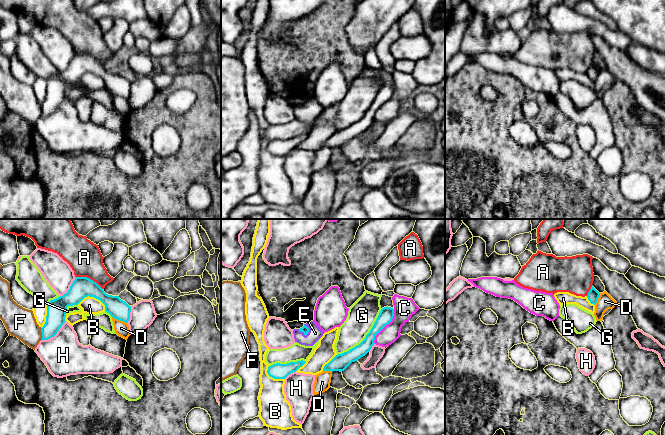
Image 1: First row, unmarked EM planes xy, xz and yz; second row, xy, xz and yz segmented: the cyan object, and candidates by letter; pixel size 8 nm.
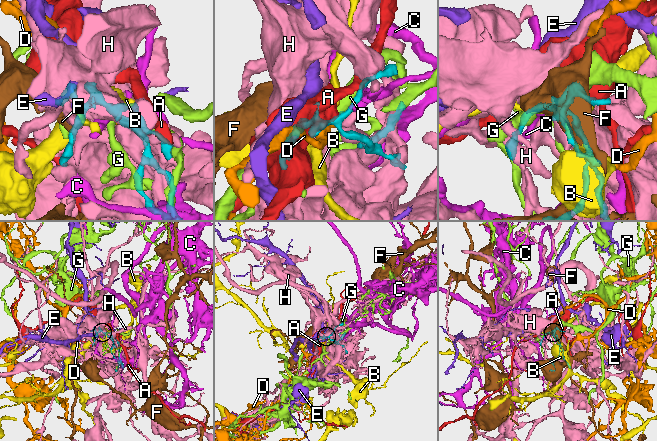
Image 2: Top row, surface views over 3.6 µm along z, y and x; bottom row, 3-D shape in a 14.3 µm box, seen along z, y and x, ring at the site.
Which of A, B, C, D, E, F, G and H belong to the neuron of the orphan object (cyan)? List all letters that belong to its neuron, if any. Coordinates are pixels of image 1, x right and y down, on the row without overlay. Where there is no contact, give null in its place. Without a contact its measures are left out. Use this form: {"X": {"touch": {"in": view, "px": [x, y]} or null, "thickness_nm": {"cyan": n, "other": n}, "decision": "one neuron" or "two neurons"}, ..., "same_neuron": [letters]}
{"A": {"touch": {"in": "xy", "px": [88, 54]}, "thickness_nm": {"cyan": 170, "other": 280}, "decision": "two neurons"}, "B": {"touch": {"in": "xy", "px": [93, 72]}, "thickness_nm": {"cyan": 170, "other": 140}, "decision": "two neurons"}, "C": {"touch": {"in": "xz", "px": [385, 101]}, "thickness_nm": {"cyan": 120, "other": 170}, "decision": "two neurons"}, "D": {"touch": {"in": "xy", "px": [119, 95]}, "thickness_nm": {"cyan": 160, "other": 120}, "decision": "two neurons"}, "E": {"touch": {"in": "xz", "px": [304, 110]}, "thickness_nm": {"cyan": 60, "other": 110}, "decision": "one neuron"}, "F": {"touch": {"in": "xy", "px": [42, 110]}, "thickness_nm": {"cyan": 160, "other": 240}, "decision": "two neurons"}, "G": {"touch": {"in": "xz", "px": [365, 113]}, "thickness_nm": {"cyan": 120, "other": 220}, "decision": "two neurons"}, "H": {"touch": {"in": "xy", "px": [55, 110]}, "thickness_nm": {"cyan": 160, "other": 320}, "decision": "two neurons"}, "same_neuron": ["E"]}

